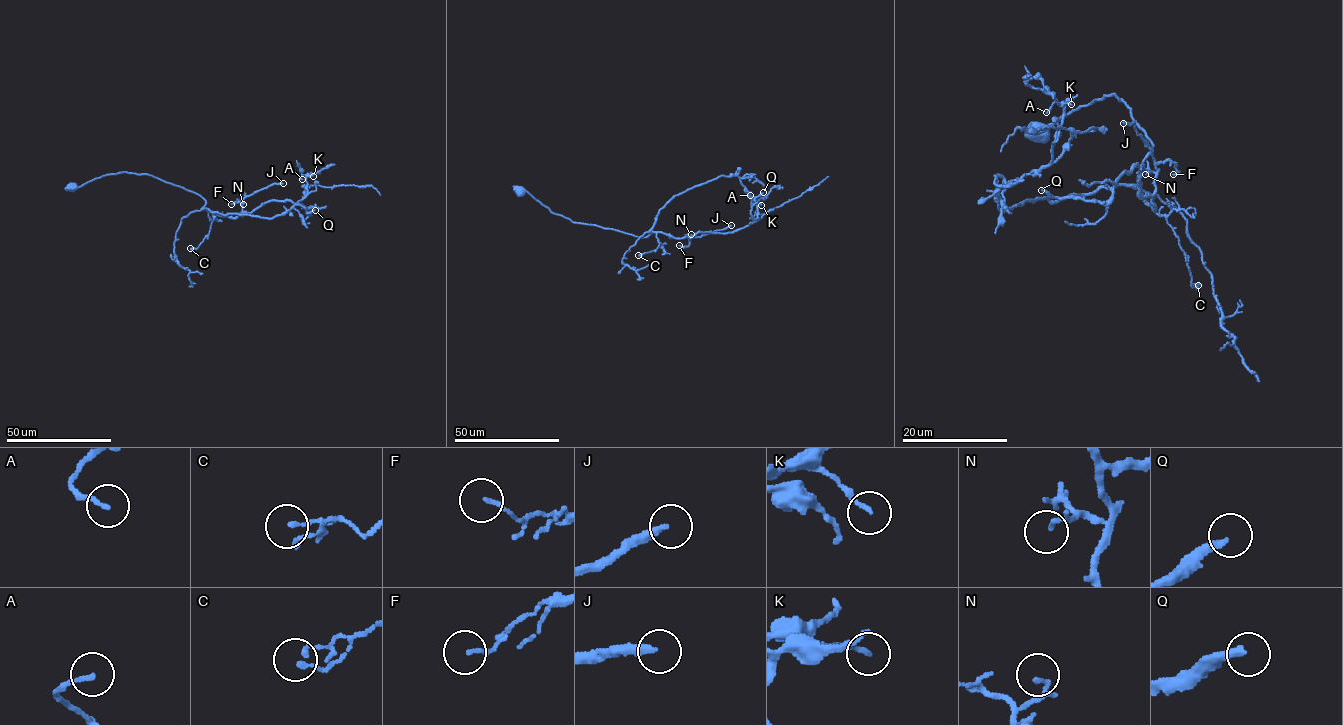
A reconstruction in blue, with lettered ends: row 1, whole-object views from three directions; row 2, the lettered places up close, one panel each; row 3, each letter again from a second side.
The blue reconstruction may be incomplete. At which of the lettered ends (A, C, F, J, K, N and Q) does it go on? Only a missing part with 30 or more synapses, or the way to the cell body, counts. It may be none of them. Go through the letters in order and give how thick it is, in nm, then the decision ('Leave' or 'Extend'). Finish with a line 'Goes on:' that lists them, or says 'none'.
A: Thickness 140 nm. Leave
C: Thickness 140 nm. Leave
F: Thickness 120 nm. Leave
J: Thickness 280 nm. Leave
K: Thickness 130 nm. Leave
N: Thickness 150 nm. Leave
Q: Thickness 280 nm. Extend
Goes on: Q

